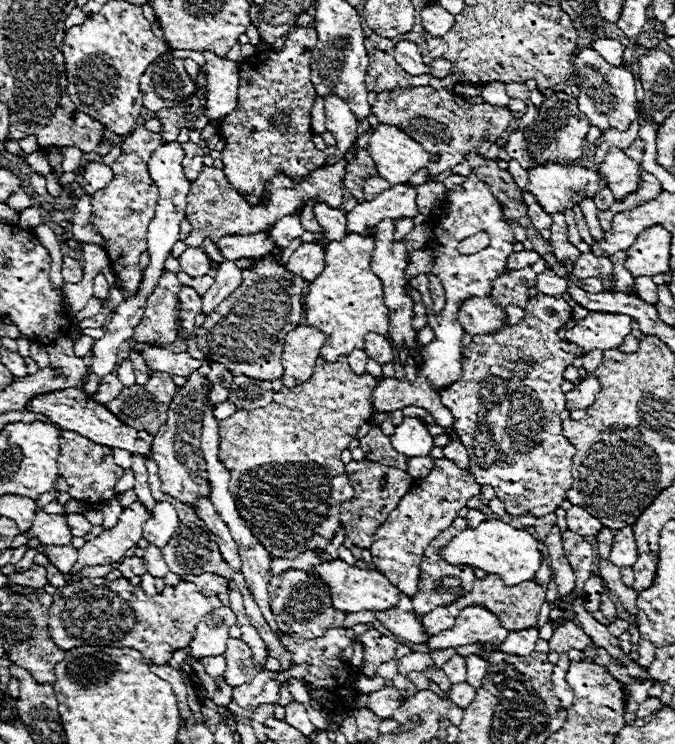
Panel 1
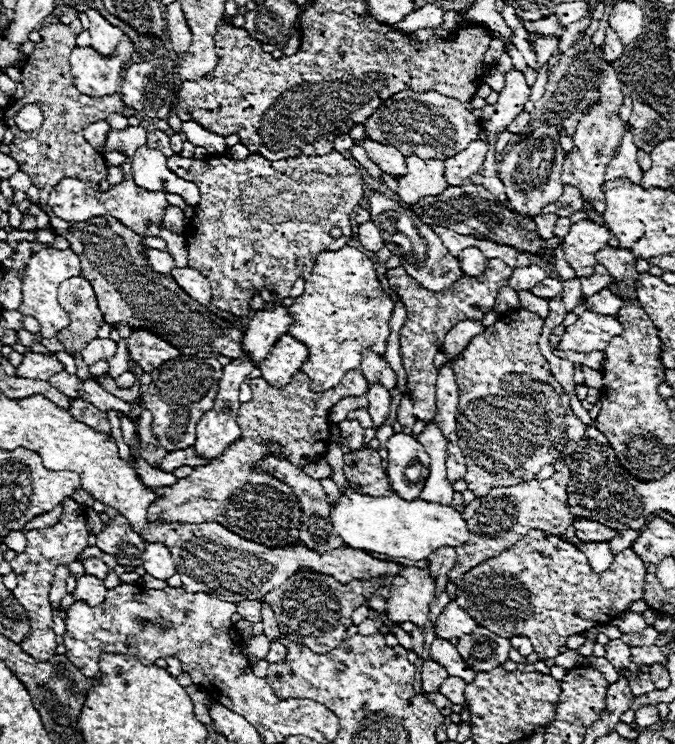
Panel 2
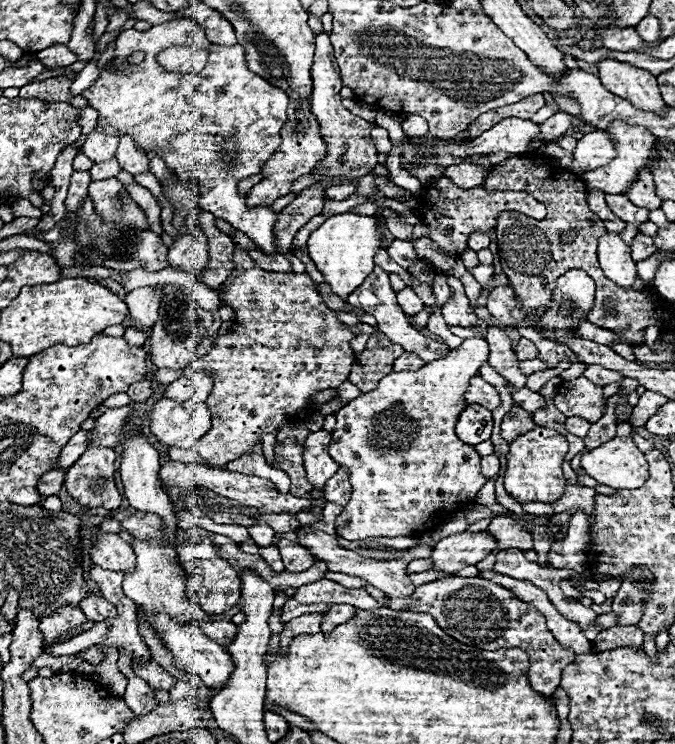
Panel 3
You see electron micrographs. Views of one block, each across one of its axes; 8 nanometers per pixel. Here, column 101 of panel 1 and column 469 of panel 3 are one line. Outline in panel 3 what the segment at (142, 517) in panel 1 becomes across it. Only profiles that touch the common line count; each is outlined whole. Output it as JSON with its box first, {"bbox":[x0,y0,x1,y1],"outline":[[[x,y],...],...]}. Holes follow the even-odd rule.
{"bbox":[430,532,496,574],"outline":[[[486,532],[452,534],[452,536],[440,540],[434,546],[434,550],[430,552],[432,568],[438,572],[456,574],[464,566],[478,564],[494,548],[496,548],[496,540]]]}

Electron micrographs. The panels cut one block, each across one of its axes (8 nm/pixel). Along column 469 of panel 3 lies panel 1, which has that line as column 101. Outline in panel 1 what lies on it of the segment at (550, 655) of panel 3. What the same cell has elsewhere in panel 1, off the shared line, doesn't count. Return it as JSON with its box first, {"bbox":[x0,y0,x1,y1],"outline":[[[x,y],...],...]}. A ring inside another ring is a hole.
{"bbox":[48,578,220,664],"outline":[[[82,578],[74,584],[56,588],[54,604],[48,614],[48,632],[54,644],[62,650],[76,646],[134,646],[144,654],[146,662],[168,664],[176,648],[184,648],[196,634],[202,616],[220,608],[218,596],[204,596],[194,584],[180,582],[174,588],[164,588],[162,594],[148,598],[140,586],[130,584],[126,578],[114,582],[106,578]],[[126,610],[128,614],[120,614]]]}

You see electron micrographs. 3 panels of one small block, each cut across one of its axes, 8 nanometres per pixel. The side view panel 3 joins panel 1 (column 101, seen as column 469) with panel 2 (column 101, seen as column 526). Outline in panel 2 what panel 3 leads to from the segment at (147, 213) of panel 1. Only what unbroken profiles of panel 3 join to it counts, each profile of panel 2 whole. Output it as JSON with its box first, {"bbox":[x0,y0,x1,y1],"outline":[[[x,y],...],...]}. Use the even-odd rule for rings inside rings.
{"bbox":[48,166,168,236],"outline":[[[122,166],[126,180],[114,188],[110,188],[108,192],[98,192],[87,186],[78,179],[66,177],[60,184],[54,186],[54,190],[50,192],[48,198],[48,206],[52,208],[52,212],[70,222],[86,222],[90,218],[96,216],[114,216],[116,220],[120,220],[124,226],[128,226],[132,232],[140,234],[140,236],[158,236],[158,226],[162,222],[164,210],[168,208],[166,202],[166,194],[164,192],[148,192],[140,186],[134,184],[132,174],[130,174],[130,166]]]}

